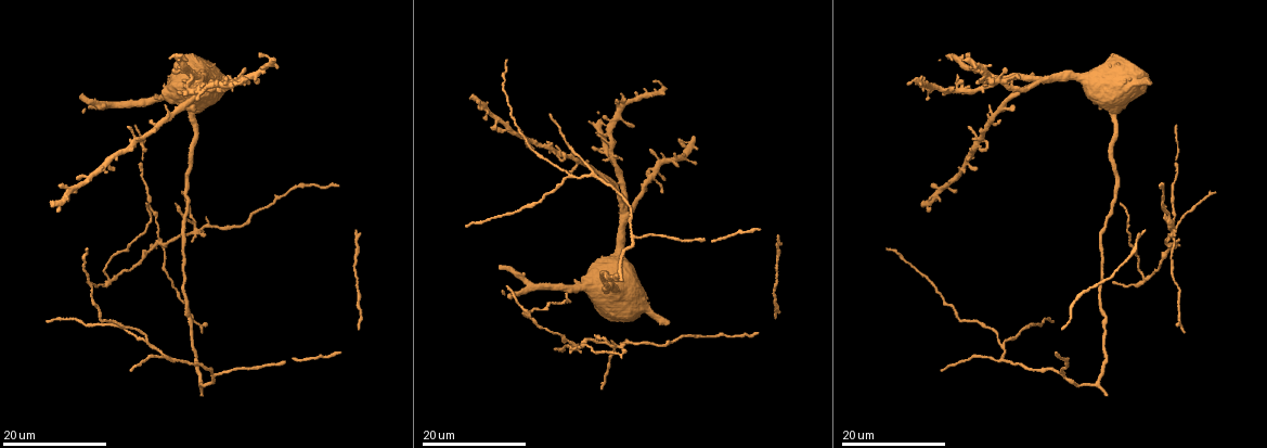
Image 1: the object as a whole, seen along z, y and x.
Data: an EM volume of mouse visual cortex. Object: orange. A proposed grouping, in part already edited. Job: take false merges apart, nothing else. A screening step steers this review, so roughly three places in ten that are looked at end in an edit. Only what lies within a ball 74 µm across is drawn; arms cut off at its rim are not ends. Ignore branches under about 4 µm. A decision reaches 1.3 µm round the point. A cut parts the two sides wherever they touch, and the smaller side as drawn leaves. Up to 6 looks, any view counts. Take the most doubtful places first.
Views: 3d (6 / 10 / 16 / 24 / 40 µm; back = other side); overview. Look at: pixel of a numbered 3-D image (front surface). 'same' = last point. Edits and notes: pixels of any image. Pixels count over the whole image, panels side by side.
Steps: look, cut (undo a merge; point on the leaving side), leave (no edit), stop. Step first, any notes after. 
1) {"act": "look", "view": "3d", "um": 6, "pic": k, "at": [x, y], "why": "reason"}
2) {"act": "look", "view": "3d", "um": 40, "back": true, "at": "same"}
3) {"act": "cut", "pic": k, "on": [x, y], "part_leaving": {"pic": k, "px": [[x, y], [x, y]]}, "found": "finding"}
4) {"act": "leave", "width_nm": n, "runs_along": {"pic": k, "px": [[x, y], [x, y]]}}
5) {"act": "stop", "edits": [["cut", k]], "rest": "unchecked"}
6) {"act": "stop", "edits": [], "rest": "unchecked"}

{"act": "look", "view": "3d", "um": 16, "pic": 1, "at": [1175, 240], "why": "four or more arms meet"}

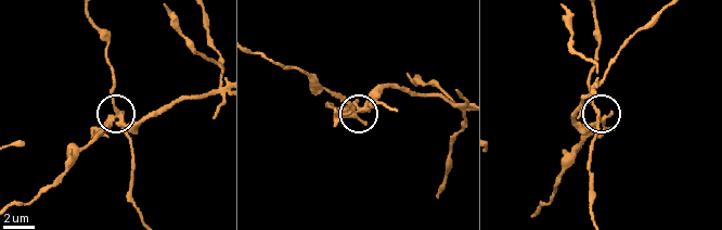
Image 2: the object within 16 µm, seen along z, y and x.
{"act": "look", "view": "3d", "um": 10, "pic": 2, "at": [363, 108]}

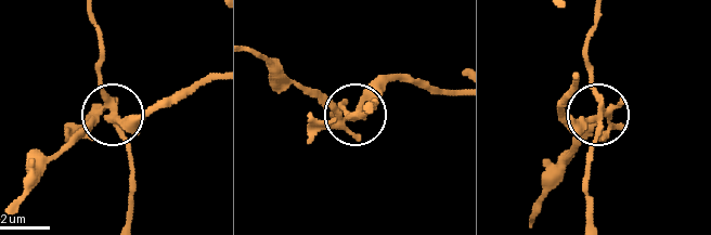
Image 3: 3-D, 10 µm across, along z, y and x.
{"act": "cut", "pic": 3, "on": [126, 122], "width_nm": 250, "part_leaving": {"pic": 3, "px": [[112, 111], [128, 120], [171, 106], [215, 79]]}, "found": "a second cell is stuck on"}

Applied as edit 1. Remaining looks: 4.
{"act": "look", "view": "3d", "um": 16, "pic": 1, "at": [591, 172], "why": "a fork"}

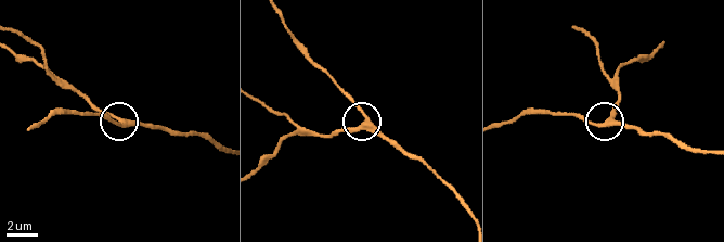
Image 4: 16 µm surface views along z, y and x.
{"act": "look", "view": "3d", "um": 10, "pic": 4, "at": [365, 119]}

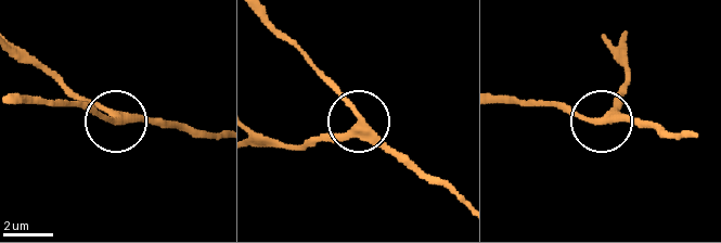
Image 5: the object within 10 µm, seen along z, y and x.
{"act": "leave", "arms": 3, "runs_along": {"pic": 5, "px": [[693, 138], [674, 138], [625, 119], [588, 119], [558, 107]]}, "found": "one cell here"}

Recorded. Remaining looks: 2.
{"act": "stop", "edits": [["cut", 3]], "rest": "unchecked"}

